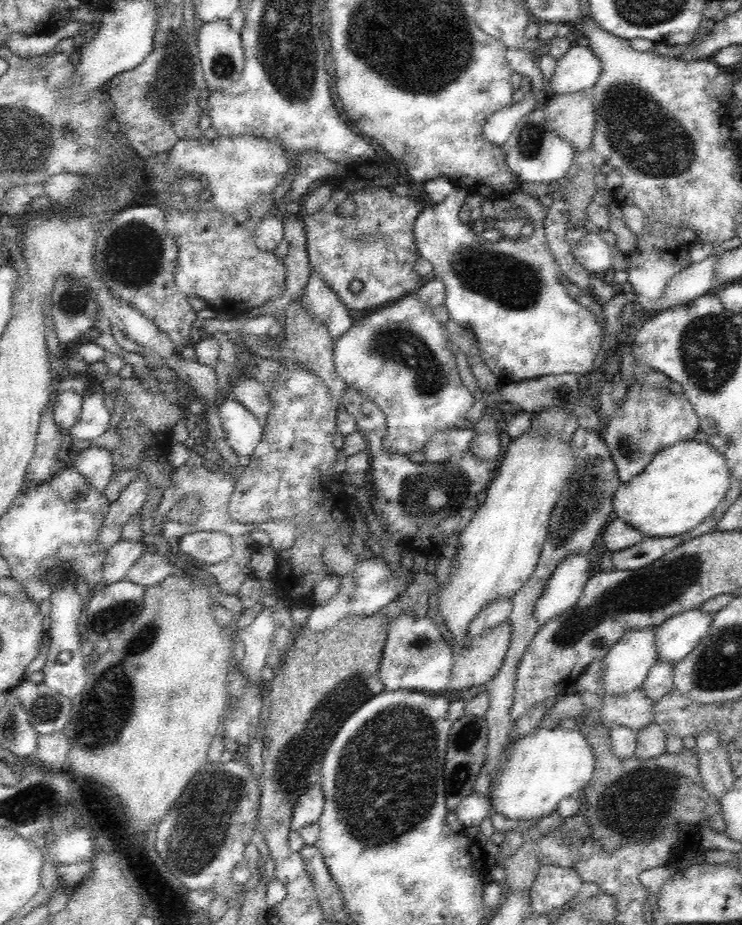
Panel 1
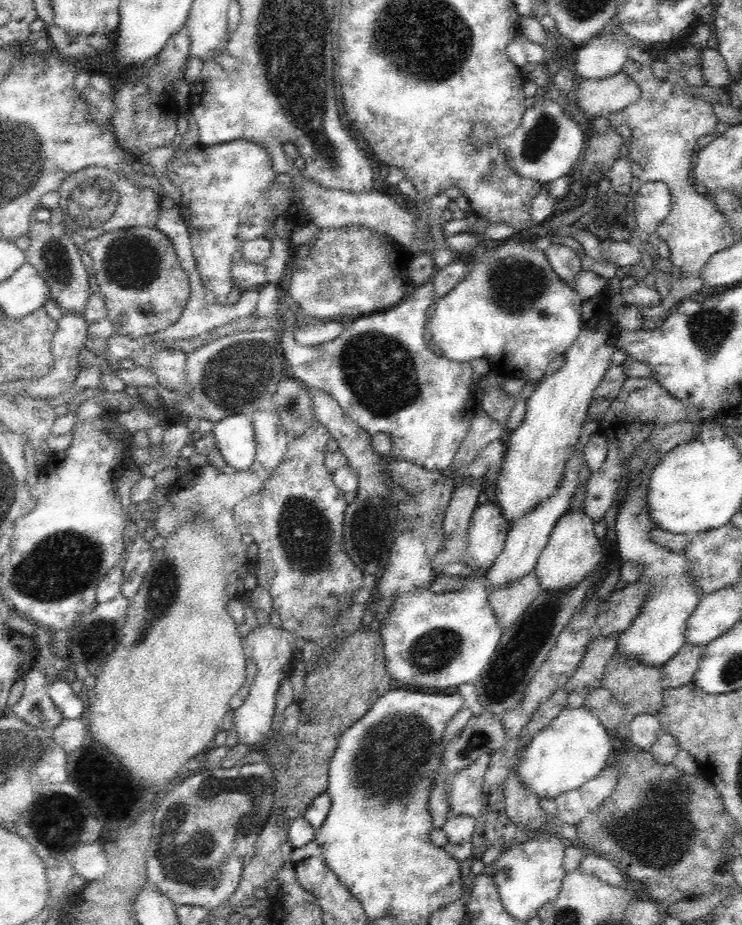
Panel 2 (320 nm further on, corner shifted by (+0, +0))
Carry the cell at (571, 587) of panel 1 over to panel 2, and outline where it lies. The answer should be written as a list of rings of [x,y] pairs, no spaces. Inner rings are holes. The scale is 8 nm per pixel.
[[[584,511],[564,513],[562,518],[557,520],[550,540],[540,553],[534,570],[543,595],[566,594],[568,590],[576,588],[581,580],[590,576],[592,570],[597,567],[603,553],[600,540],[594,531],[594,524],[595,522]]]

